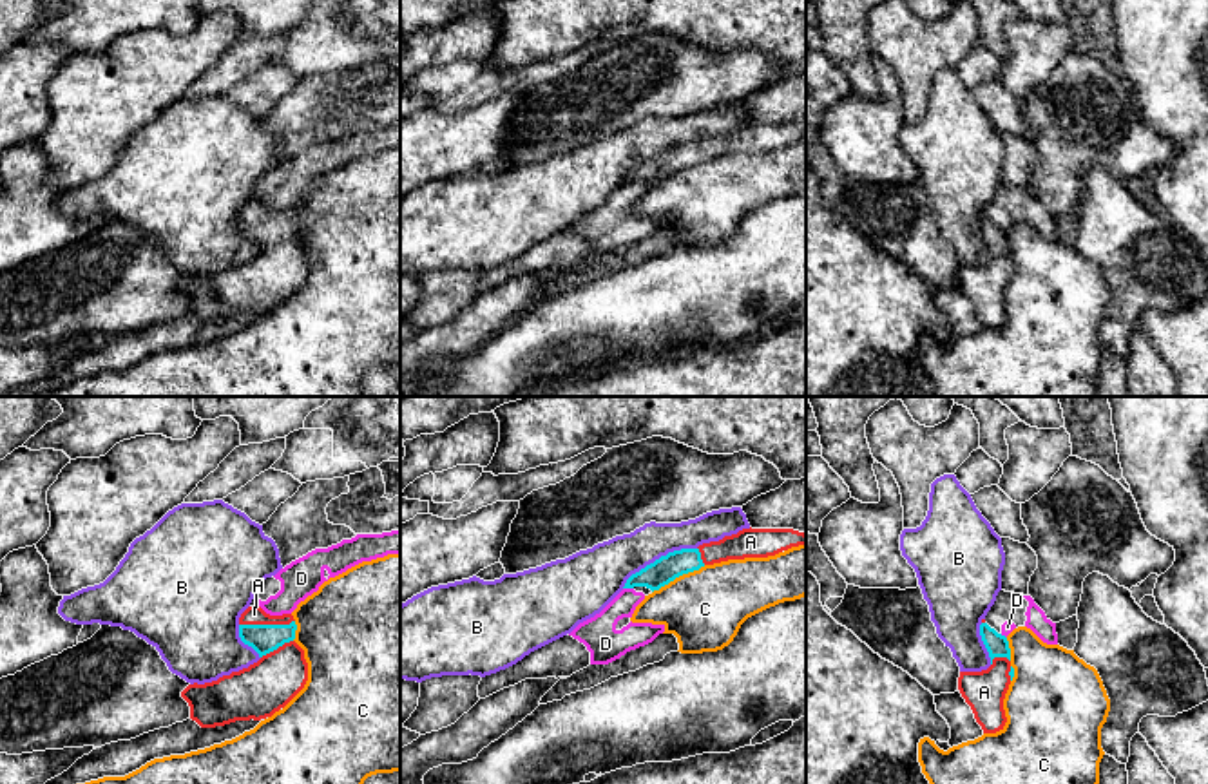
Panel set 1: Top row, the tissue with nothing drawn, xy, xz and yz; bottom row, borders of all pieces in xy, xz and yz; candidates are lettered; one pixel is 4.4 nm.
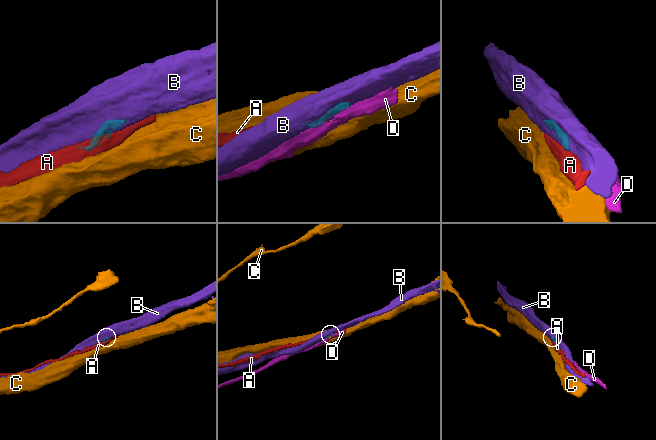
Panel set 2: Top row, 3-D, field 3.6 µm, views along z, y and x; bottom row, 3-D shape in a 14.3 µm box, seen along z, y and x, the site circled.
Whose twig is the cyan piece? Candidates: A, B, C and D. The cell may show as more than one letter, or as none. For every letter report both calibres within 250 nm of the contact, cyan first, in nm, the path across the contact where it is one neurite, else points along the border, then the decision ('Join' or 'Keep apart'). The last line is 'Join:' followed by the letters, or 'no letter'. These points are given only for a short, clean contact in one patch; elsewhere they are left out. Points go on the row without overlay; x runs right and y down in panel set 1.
A: Thickness 130 nm (cyan) against 80 nm. Join
B: Thickness 120 nm (cyan) against 220 nm. Keep apart
C: Thickness 120 nm (cyan) against 360 nm. Keep apart
D: Thickness 120 nm (cyan) against 160 nm. Boundary: xz (623, 181), (632, 183). Keep apart
Join: A

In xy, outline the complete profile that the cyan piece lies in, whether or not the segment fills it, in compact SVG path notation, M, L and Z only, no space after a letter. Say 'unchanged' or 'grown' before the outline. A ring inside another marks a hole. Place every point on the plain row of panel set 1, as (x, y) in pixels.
grown | M259 199L248 201L239 212L239 232L259 248L259 255L205 279L188 279L181 292L190 301L190 313L201 322L225 320L235 315L261 315L284 302L306 279L308 257L295 234L292 208L270 210Z

